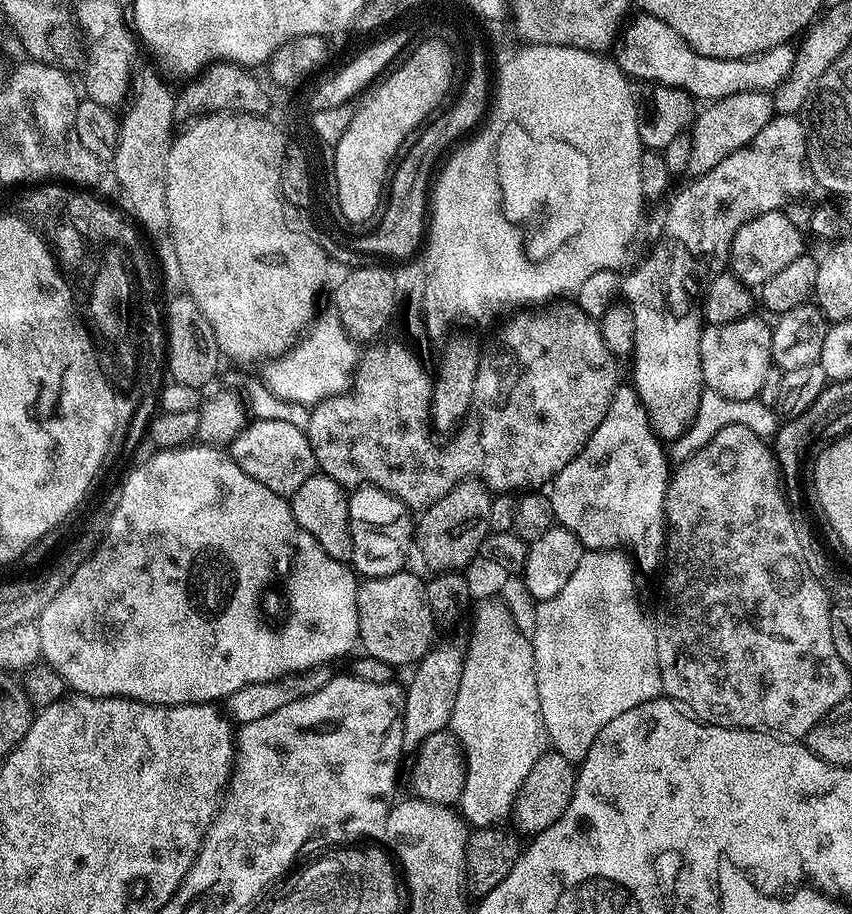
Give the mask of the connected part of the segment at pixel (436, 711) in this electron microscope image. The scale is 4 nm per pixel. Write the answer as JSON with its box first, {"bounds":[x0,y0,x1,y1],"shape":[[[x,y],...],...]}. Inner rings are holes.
{"bounds":[404,640,465,750],"shape":[[[456,640],[433,643],[432,648],[415,665],[416,673],[404,688],[404,747],[415,750],[430,734],[443,732],[452,723],[458,686],[462,686],[465,645]]]}

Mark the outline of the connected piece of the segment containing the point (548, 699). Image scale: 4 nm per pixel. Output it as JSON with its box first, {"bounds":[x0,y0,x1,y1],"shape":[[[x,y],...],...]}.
{"bounds":[531,551,662,762],"shape":[[[585,551],[566,586],[562,586],[554,598],[539,601],[536,606],[537,629],[531,641],[542,722],[548,744],[562,754],[562,758],[573,762],[586,758],[590,746],[594,746],[594,738],[598,738],[598,730],[602,730],[606,722],[614,722],[618,714],[626,714],[626,710],[634,710],[634,706],[657,699],[662,692],[656,633],[640,613],[636,602],[636,578],[632,572],[633,563],[621,551]]]}

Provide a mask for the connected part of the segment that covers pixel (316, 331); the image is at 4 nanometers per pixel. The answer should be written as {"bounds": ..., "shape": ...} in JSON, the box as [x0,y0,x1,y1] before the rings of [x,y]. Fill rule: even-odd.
{"bounds":[262,312,358,406],"shape":[[[323,312],[313,319],[288,351],[263,365],[262,383],[286,402],[315,406],[332,396],[345,395],[353,387],[358,367],[357,341],[345,328],[339,312]]]}

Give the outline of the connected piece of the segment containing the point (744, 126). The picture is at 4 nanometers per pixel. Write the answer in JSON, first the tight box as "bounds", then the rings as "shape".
{"bounds":[688,92,777,177],"shape":[[[743,92],[730,94],[721,100],[711,101],[699,109],[698,115],[690,129],[692,137],[692,157],[688,172],[693,177],[714,170],[718,162],[723,162],[742,146],[746,146],[777,115],[772,101],[772,92]]]}

